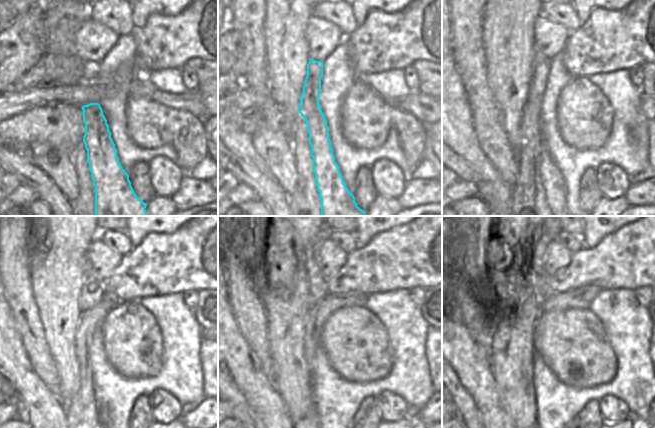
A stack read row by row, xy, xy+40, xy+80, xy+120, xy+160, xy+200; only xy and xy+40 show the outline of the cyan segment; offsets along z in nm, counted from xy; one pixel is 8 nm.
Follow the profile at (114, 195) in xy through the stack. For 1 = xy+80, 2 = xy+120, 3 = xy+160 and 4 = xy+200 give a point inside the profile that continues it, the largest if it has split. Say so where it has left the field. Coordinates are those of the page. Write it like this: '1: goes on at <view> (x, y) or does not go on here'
1: goes on at xy+80 (555, 190)
2: goes on at xy+120 (92, 292)
3: goes on at xy+160 (318, 291)
4: goes on at xy+200 (543, 236)

